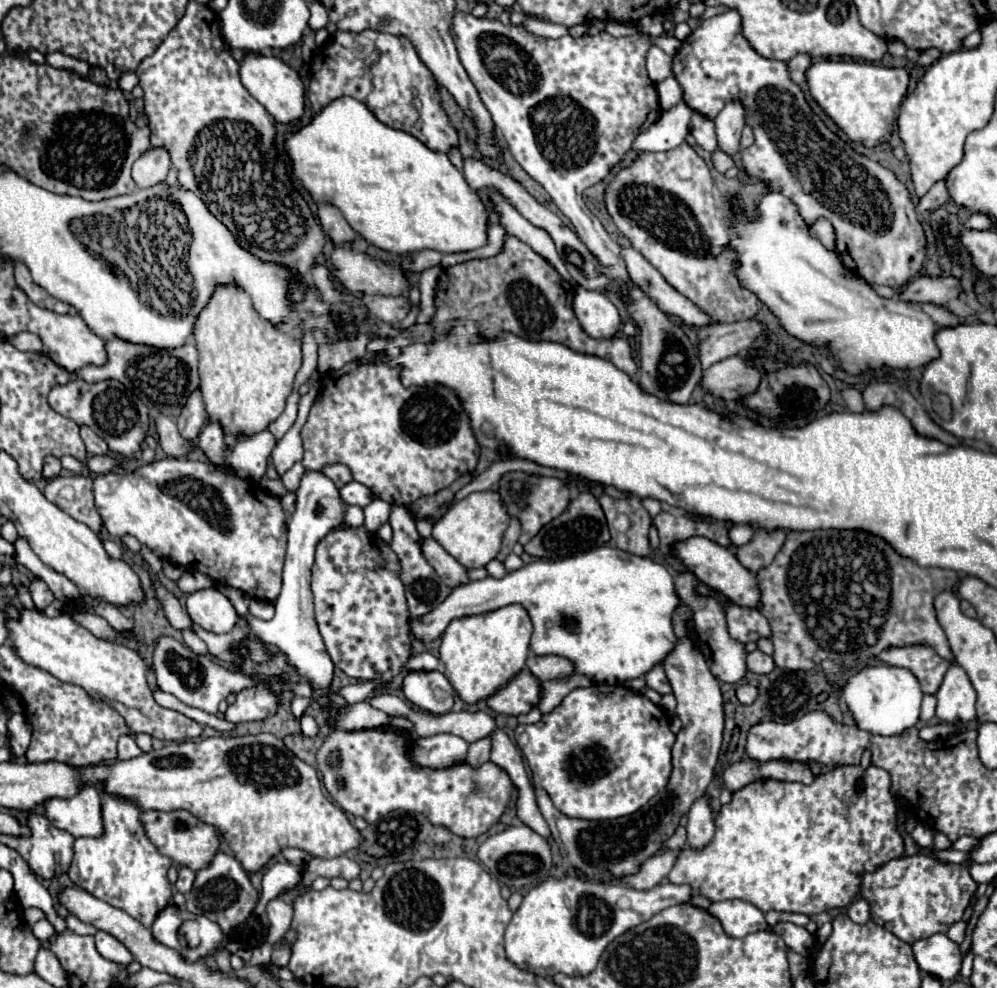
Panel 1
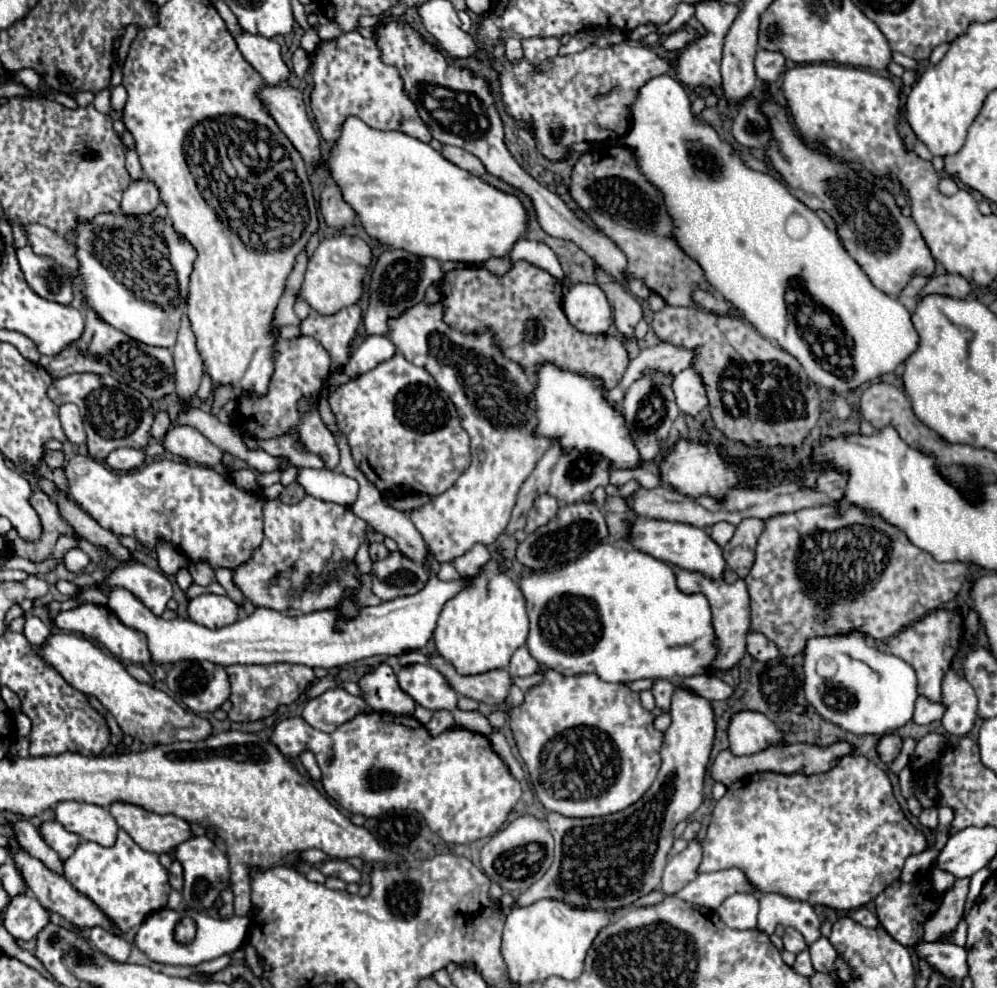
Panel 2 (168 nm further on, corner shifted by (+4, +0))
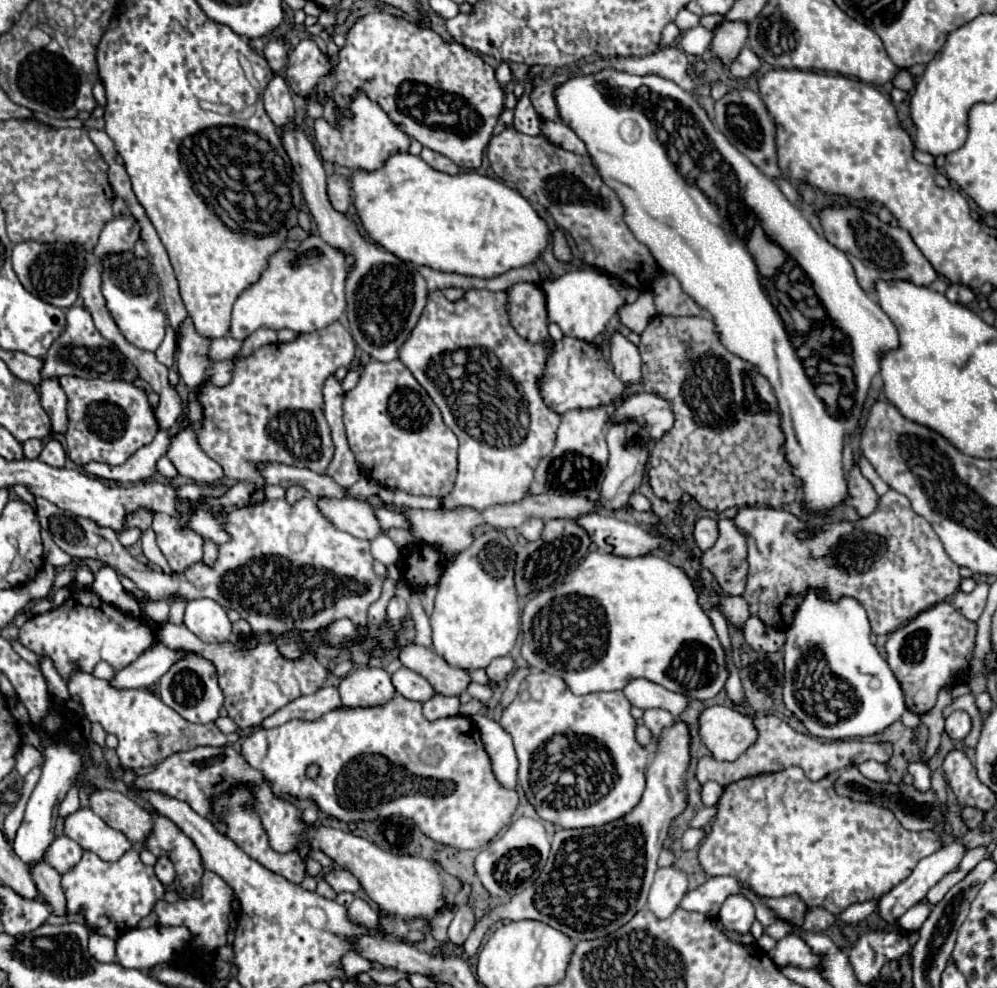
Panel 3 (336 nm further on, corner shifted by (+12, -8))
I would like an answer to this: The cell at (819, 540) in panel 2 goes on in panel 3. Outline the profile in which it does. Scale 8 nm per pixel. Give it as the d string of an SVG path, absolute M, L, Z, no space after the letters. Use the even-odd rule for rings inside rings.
M888 490L888 492L880 498L880 504L878 504L876 512L872 512L870 516L860 518L860 520L856 520L856 522L848 522L848 520L834 520L834 522L832 522L832 520L816 520L816 522L812 522L812 520L796 518L794 514L790 514L790 512L786 512L786 510L774 510L774 508L744 508L744 510L740 510L740 512L736 514L734 522L736 522L738 530L740 530L740 532L746 536L746 540L748 540L748 564L750 564L750 568L748 568L748 580L746 580L746 594L742 594L742 598L748 602L750 614L756 616L758 620L764 620L764 626L766 626L766 628L784 630L784 626L792 624L794 614L796 614L796 608L800 608L800 604L802 604L804 596L808 594L808 590L814 590L818 596L828 598L828 600L840 600L840 598L844 598L844 596L856 598L856 600L866 608L866 612L868 612L872 632L878 634L878 636L880 636L880 634L890 634L890 632L894 632L896 628L908 624L908 622L910 622L912 618L916 618L920 612L924 612L924 610L936 606L938 602L944 602L948 596L952 596L954 592L958 592L958 586L960 586L960 574L958 574L958 568L960 568L960 566L946 554L946 550L944 550L940 538L936 536L936 532L932 530L932 526L930 526L922 516L918 516L918 514L910 508L908 498L902 496L902 494L896 492L896 490ZM802 530L812 530L814 534L812 534L810 538L798 538L798 534L800 534Z

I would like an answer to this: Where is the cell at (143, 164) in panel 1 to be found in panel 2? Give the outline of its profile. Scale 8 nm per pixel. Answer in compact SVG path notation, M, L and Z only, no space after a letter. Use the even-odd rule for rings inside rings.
M138 180L128 186L128 192L124 192L120 210L124 216L144 216L154 212L158 204L160 196L156 192L156 186L148 180Z

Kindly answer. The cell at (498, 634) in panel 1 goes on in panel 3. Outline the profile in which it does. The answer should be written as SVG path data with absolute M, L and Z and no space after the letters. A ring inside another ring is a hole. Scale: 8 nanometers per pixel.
M490 528L480 532L472 546L460 552L460 556L448 564L438 580L436 606L430 616L432 624L432 650L440 654L452 668L478 670L486 668L494 658L510 654L520 634L520 608L514 588L514 560L516 550L512 542L498 530Z

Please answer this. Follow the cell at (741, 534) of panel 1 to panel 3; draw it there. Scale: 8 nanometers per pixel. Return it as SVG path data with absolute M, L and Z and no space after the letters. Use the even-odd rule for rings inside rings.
M700 518L696 522L694 538L696 538L696 544L700 550L712 548L712 544L716 544L716 536L718 536L718 528L716 528L714 518Z

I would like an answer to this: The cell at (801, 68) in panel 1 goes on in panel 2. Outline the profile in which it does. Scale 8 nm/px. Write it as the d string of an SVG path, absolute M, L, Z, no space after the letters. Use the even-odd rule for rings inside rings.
M760 48L754 60L754 66L756 66L756 76L760 80L774 82L784 70L784 56L780 52L768 52Z

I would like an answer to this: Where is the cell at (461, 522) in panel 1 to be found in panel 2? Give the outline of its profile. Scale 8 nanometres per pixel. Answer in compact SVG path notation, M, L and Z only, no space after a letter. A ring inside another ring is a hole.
M442 300L434 304L420 302L416 308L410 308L404 316L390 320L390 340L400 348L404 358L416 366L426 368L426 372L436 380L436 384L450 396L450 400L456 406L458 416L462 418L464 430L470 434L470 448L472 448L472 464L470 468L452 484L444 494L434 496L430 502L422 504L420 508L414 508L408 512L408 518L416 526L416 530L422 534L424 542L428 544L428 550L438 558L440 564L452 562L456 556L470 550L474 544L494 544L496 538L504 532L510 512L516 504L516 496L524 480L534 470L540 456L550 448L550 438L536 436L536 382L530 380L520 364L506 358L502 354L502 348L496 342L496 336L492 332L482 334L462 334L456 328L450 328L444 322L444 304ZM518 418L518 426L510 426L508 420Z

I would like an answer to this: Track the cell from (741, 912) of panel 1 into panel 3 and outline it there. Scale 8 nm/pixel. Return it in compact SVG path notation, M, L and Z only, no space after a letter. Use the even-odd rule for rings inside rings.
M730 896L726 898L726 902L720 908L718 920L722 922L722 926L730 932L738 932L738 934L748 934L754 918L754 906L750 900L746 900L744 896Z

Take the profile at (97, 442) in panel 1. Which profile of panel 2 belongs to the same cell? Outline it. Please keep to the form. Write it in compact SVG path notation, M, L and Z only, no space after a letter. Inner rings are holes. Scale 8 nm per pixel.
M62 404L60 406L60 422L62 422L66 438L72 444L84 444L86 442L84 424L82 424L82 418L80 418L76 404Z

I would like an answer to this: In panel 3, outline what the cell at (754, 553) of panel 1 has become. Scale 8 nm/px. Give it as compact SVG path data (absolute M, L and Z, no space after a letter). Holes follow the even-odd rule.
M732 518L718 520L720 538L704 552L702 564L714 574L724 594L738 596L746 586L746 540Z

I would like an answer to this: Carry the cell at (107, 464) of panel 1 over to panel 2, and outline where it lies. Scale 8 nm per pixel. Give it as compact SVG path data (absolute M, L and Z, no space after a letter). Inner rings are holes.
M118 448L114 452L108 454L106 458L106 464L112 468L112 470L124 470L124 472L130 472L130 470L136 470L144 464L146 456L144 456L144 450L136 450L136 448Z

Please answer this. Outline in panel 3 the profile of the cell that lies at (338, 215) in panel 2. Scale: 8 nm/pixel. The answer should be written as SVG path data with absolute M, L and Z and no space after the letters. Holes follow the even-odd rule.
M332 174L328 176L328 198L332 208L336 208L336 212L346 212L350 202L352 202L352 194L350 194L350 184L344 176L340 174Z

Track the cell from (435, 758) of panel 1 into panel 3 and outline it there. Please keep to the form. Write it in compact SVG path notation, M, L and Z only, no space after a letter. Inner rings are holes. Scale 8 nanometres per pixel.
M436 694L432 700L428 700L422 708L422 714L426 720L438 720L438 718L448 718L456 716L460 710L460 702L456 696L442 696Z

